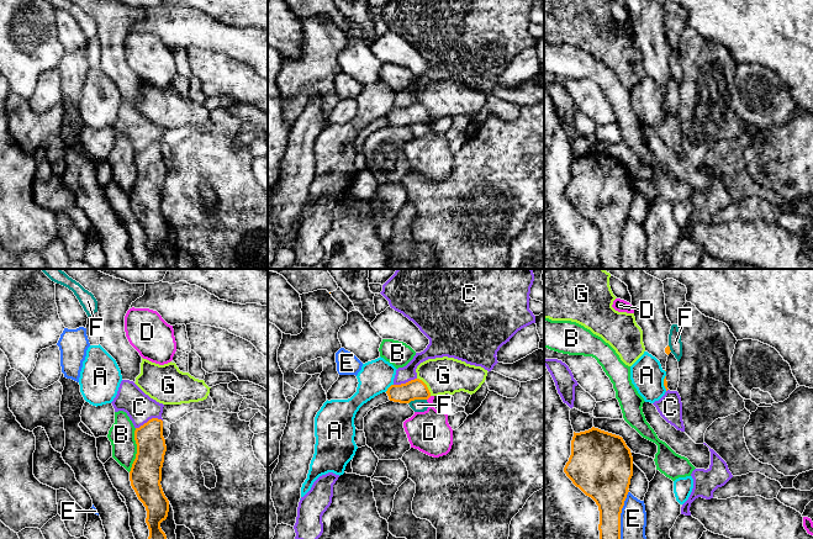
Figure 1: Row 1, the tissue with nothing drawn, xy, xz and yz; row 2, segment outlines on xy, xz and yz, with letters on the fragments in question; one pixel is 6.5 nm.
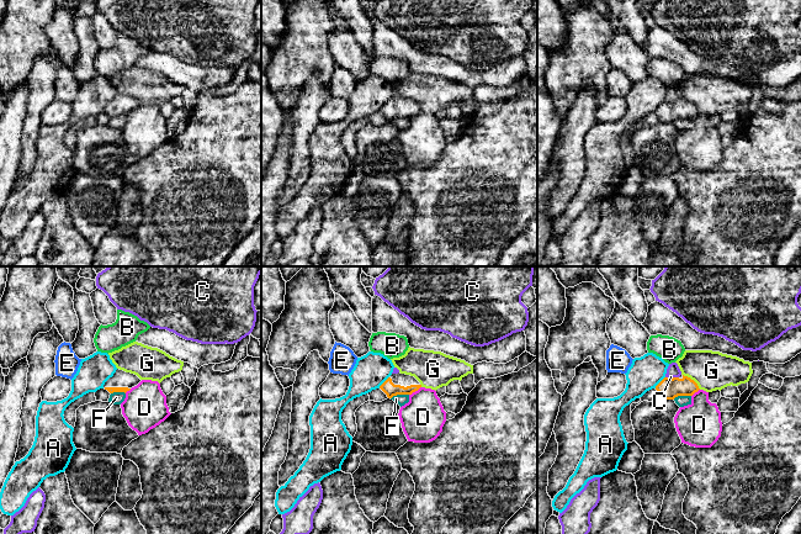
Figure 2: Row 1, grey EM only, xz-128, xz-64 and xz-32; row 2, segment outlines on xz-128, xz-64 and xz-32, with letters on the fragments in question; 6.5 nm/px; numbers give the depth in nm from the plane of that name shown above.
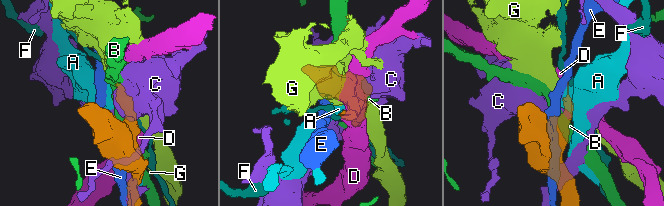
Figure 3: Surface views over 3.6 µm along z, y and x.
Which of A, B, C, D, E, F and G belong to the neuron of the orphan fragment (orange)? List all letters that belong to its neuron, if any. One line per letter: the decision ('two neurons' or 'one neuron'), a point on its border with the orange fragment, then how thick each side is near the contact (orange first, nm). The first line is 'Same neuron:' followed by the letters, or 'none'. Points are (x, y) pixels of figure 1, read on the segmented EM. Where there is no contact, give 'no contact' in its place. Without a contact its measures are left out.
Same neuron: none
A: two neurons | xz (389, 387) | 130/220 nm
B: two neurons | xy (137, 450) | 200/170 nm
C: two neurons | xy (149, 419) | 190/190 nm
D: two neurons | xz (428, 397) | 130/280 nm
E: two neurons | yz (619, 514) | 320/180 nm
F: two neurons | xz (417, 399) | 130/80 nm
G: two neurons | xz (426, 386) | 130/240 nm

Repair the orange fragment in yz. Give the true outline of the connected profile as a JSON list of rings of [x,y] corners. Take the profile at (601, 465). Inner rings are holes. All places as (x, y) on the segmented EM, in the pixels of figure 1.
[[[595,427],[580,433],[574,432],[571,455],[564,472],[598,506],[600,539],[621,539],[621,513],[633,476],[633,456],[623,438]]]

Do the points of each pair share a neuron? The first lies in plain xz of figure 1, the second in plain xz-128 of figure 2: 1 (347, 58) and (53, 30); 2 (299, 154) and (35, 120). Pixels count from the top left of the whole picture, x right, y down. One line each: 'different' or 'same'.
1: same
2: same

